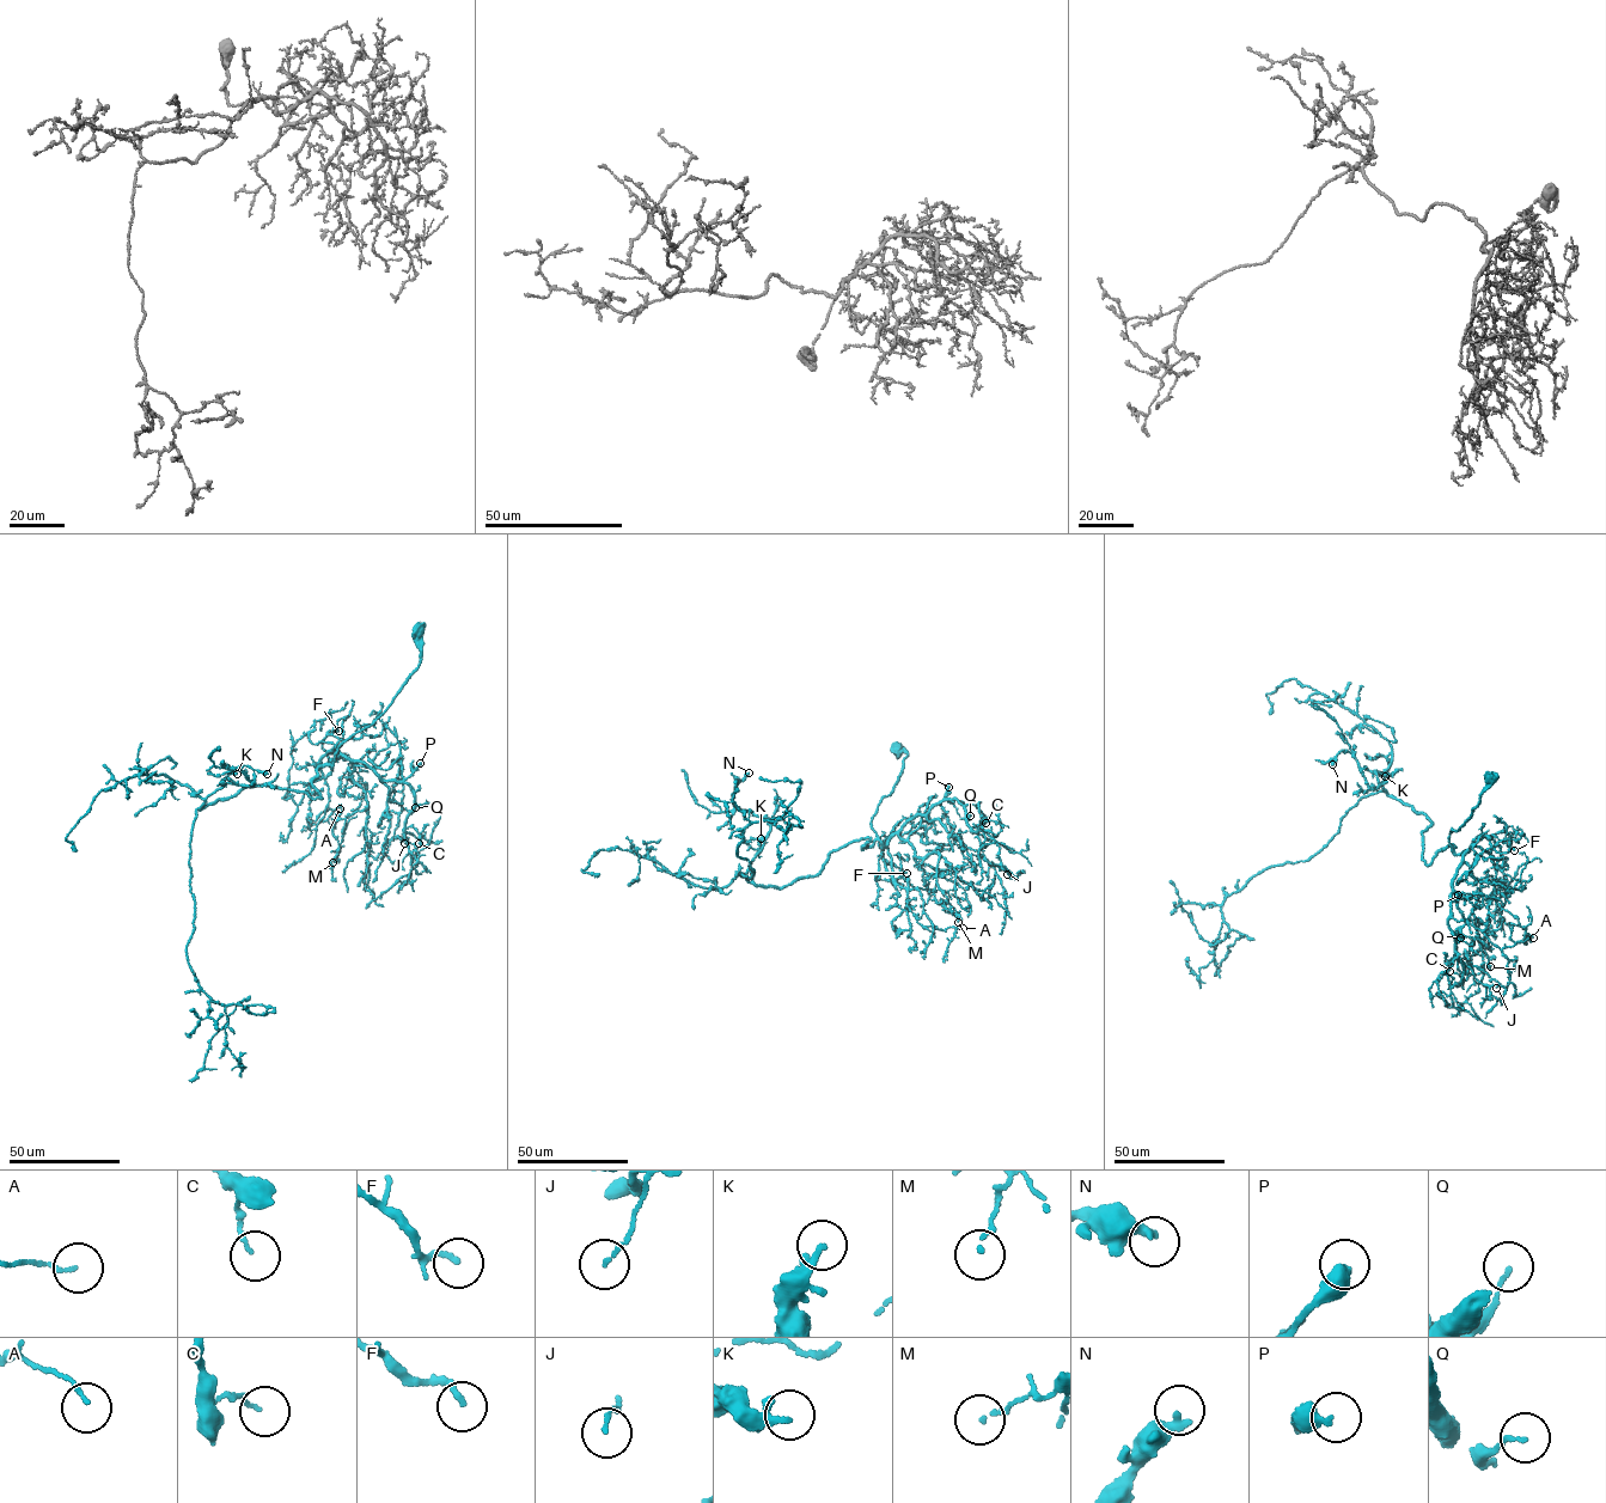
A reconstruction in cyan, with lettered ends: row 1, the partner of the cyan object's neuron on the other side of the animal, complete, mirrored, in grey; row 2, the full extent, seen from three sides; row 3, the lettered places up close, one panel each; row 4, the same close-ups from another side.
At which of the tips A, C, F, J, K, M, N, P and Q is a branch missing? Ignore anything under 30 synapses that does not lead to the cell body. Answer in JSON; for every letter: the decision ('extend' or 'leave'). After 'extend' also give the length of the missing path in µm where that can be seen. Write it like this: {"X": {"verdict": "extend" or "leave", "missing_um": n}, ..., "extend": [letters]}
{"A": {"verdict": "leave"}, "C": {"verdict": "leave"}, "F": {"verdict": "leave"}, "J": {"verdict": "leave"}, "K": {"verdict": "leave"}, "M": {"verdict": "leave"}, "N": {"verdict": "leave"}, "P": {"verdict": "leave"}, "Q": {"verdict": "leave"}, "extend": []}

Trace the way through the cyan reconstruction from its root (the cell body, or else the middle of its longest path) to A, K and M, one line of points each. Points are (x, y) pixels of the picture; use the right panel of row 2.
A: (1491, 779), (1449, 845), (1489, 853), (1503, 883), (1496, 911), (1533, 938)
K: (1491, 779), (1471, 817), (1451, 829), (1454, 848), (1428, 865), (1421, 835), (1432, 822), (1387, 794), (1385, 776)
M: (1491, 779), (1448, 837), (1452, 850), (1467, 851), (1463, 861), (1481, 883), (1470, 920), (1481, 923), (1490, 966)

